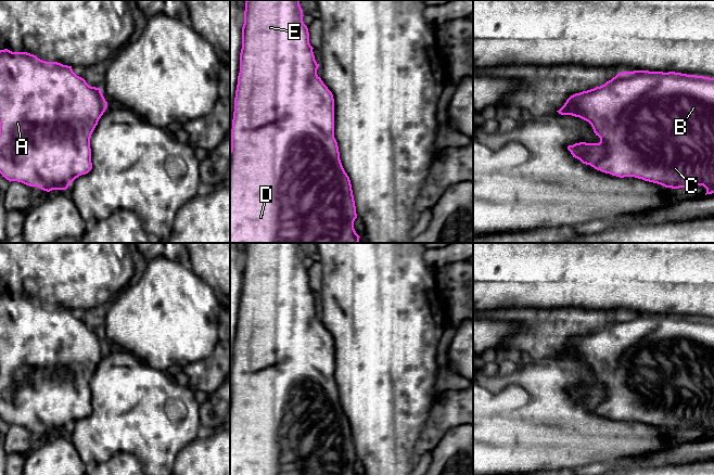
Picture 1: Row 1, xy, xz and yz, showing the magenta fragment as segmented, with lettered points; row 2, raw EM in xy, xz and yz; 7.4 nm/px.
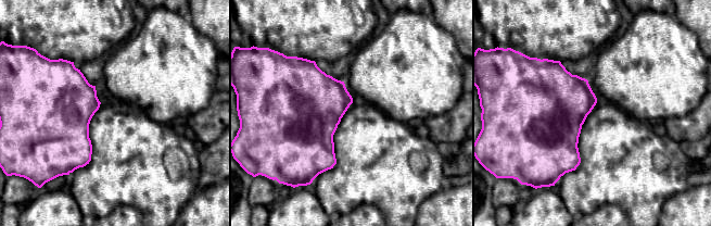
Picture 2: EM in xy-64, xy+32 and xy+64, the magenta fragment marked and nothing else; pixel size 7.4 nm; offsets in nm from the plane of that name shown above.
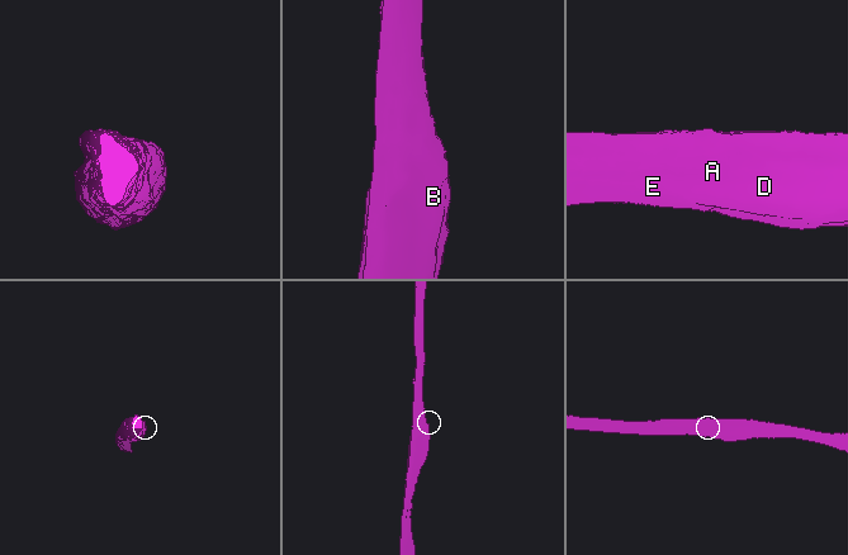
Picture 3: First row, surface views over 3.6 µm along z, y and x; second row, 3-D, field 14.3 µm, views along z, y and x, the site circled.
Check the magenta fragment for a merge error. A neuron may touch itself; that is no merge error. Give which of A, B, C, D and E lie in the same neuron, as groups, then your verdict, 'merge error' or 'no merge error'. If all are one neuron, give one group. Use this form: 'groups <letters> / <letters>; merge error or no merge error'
groups A B C D E; no merge error

